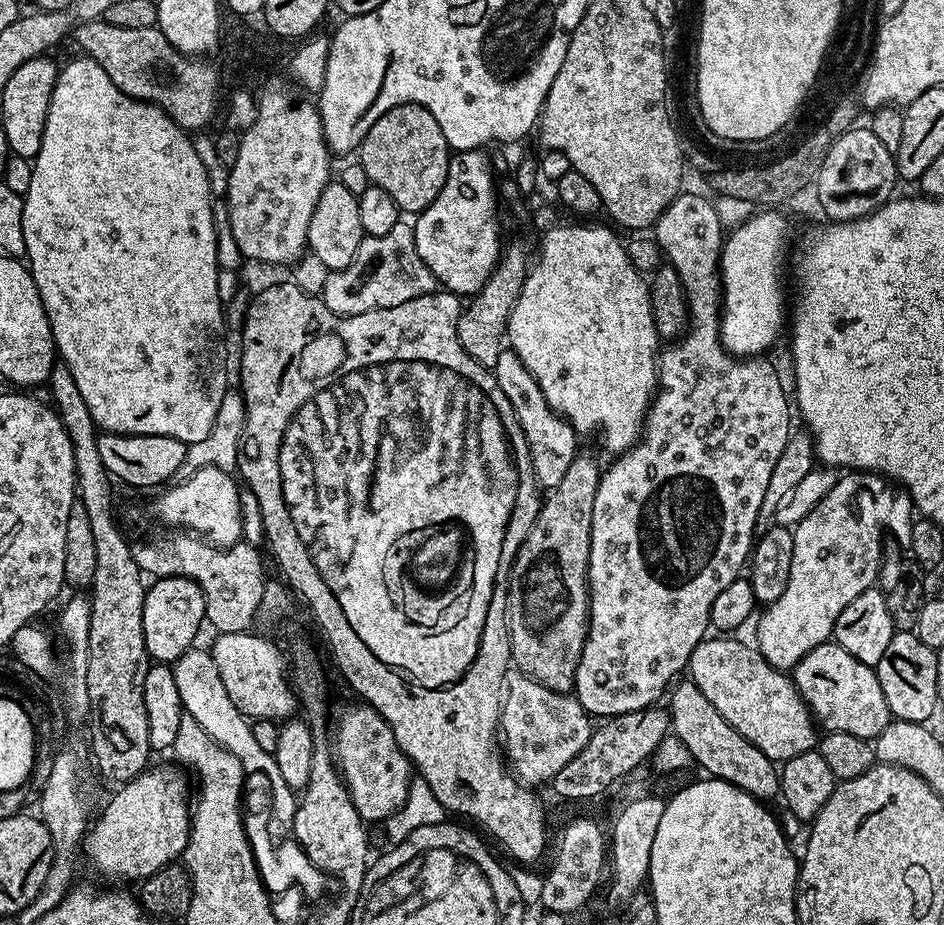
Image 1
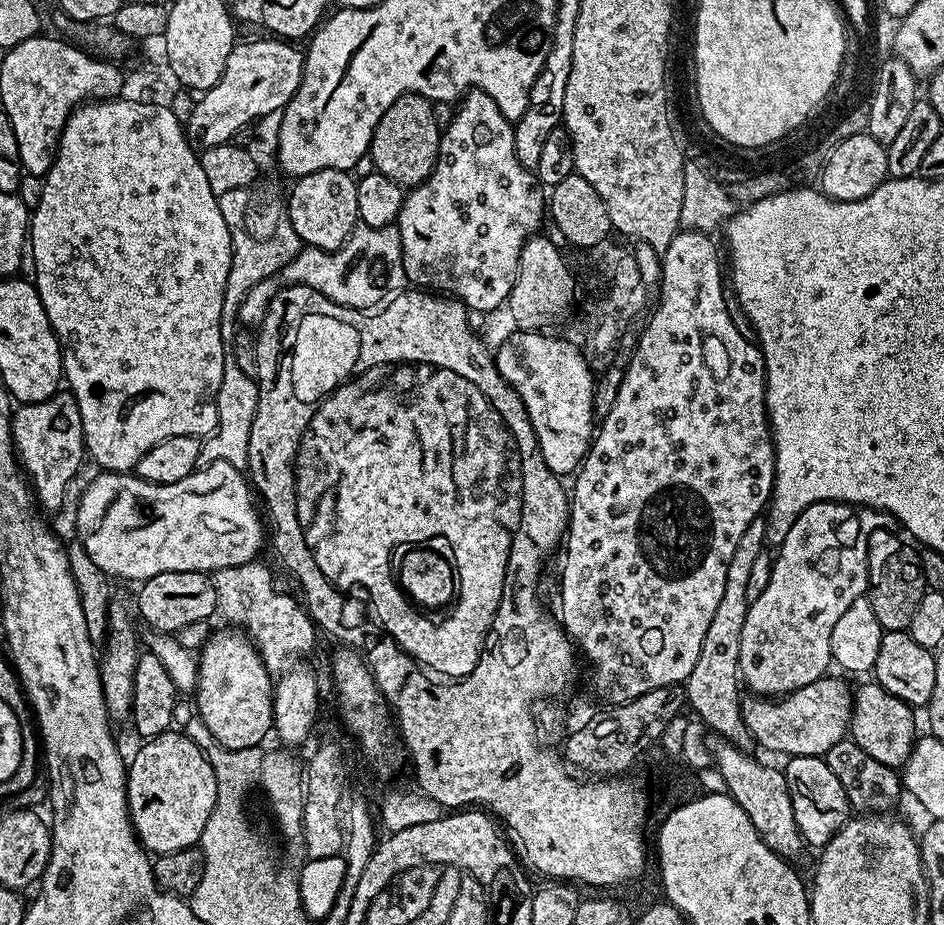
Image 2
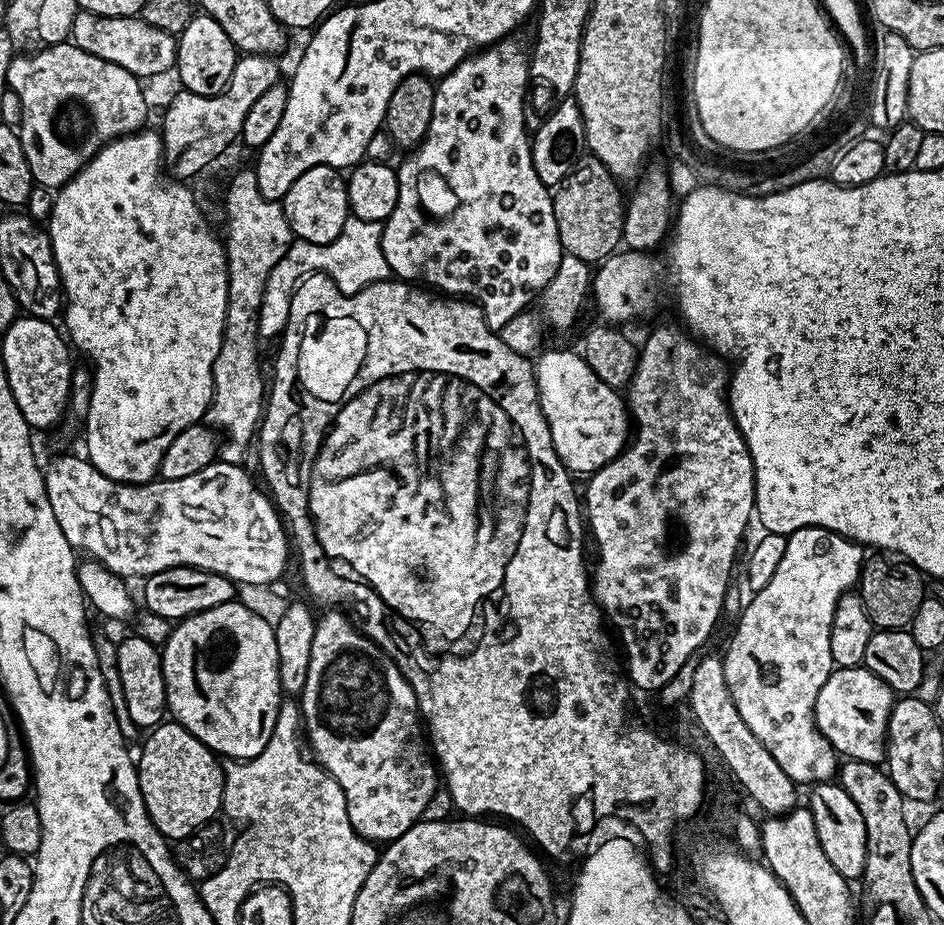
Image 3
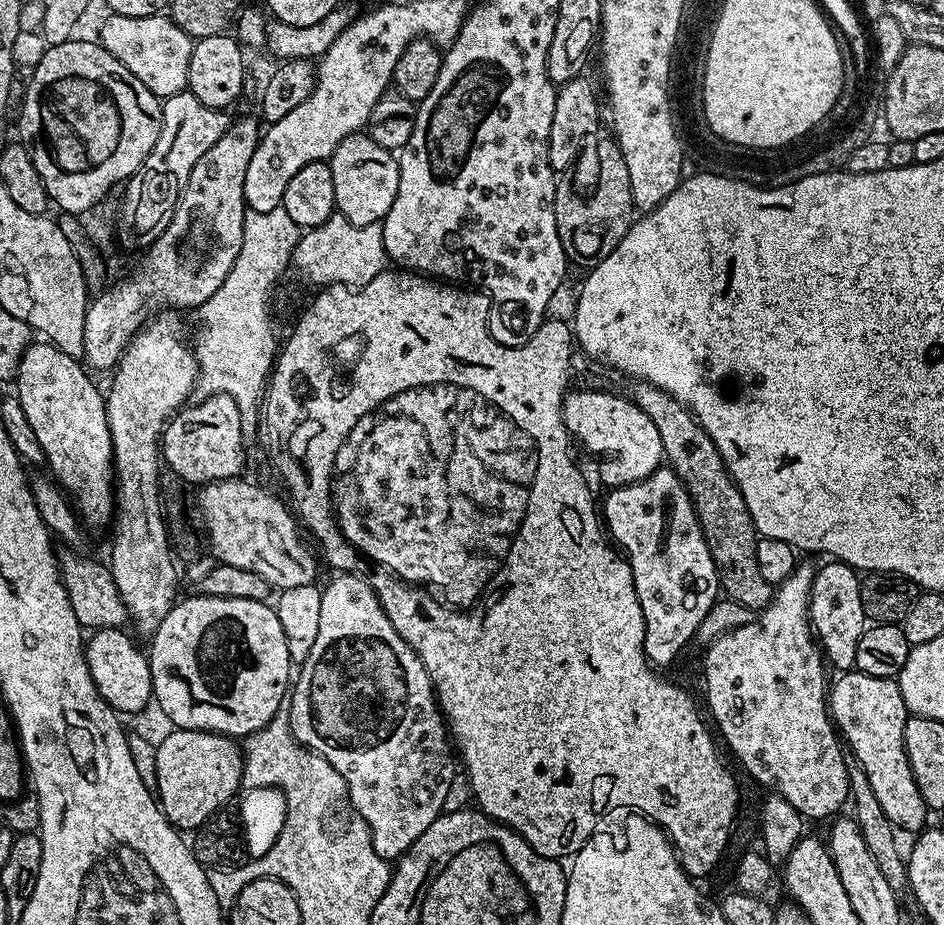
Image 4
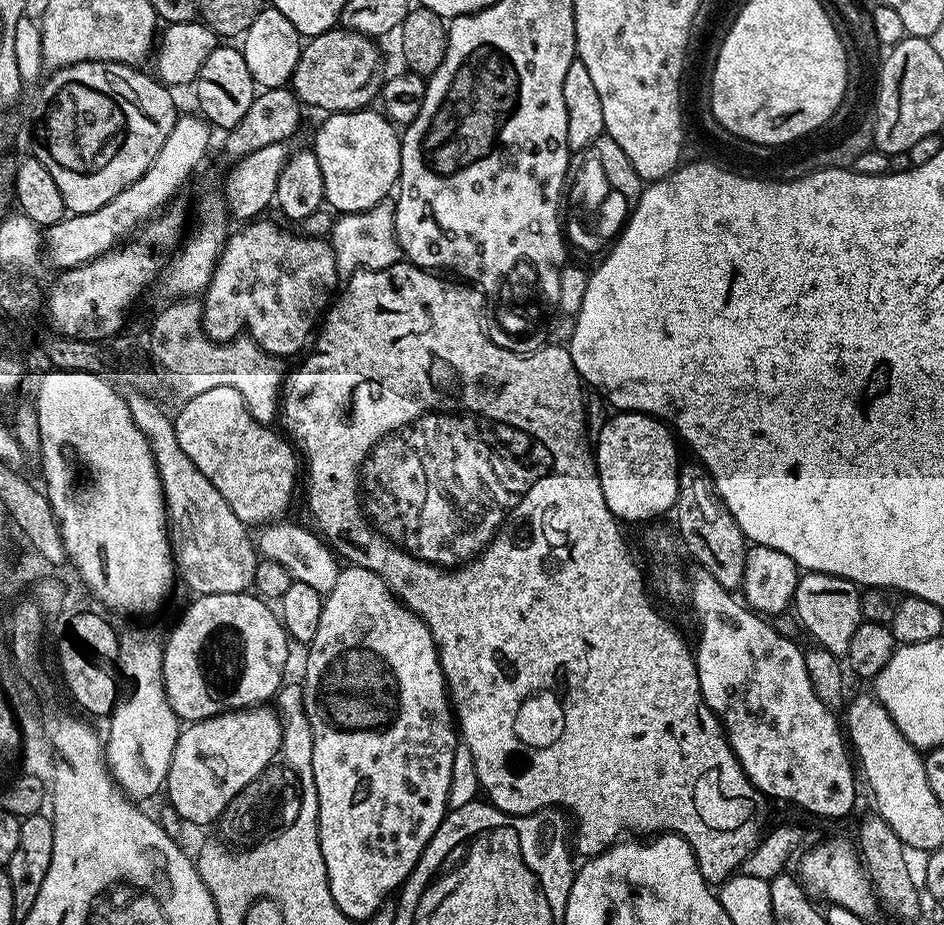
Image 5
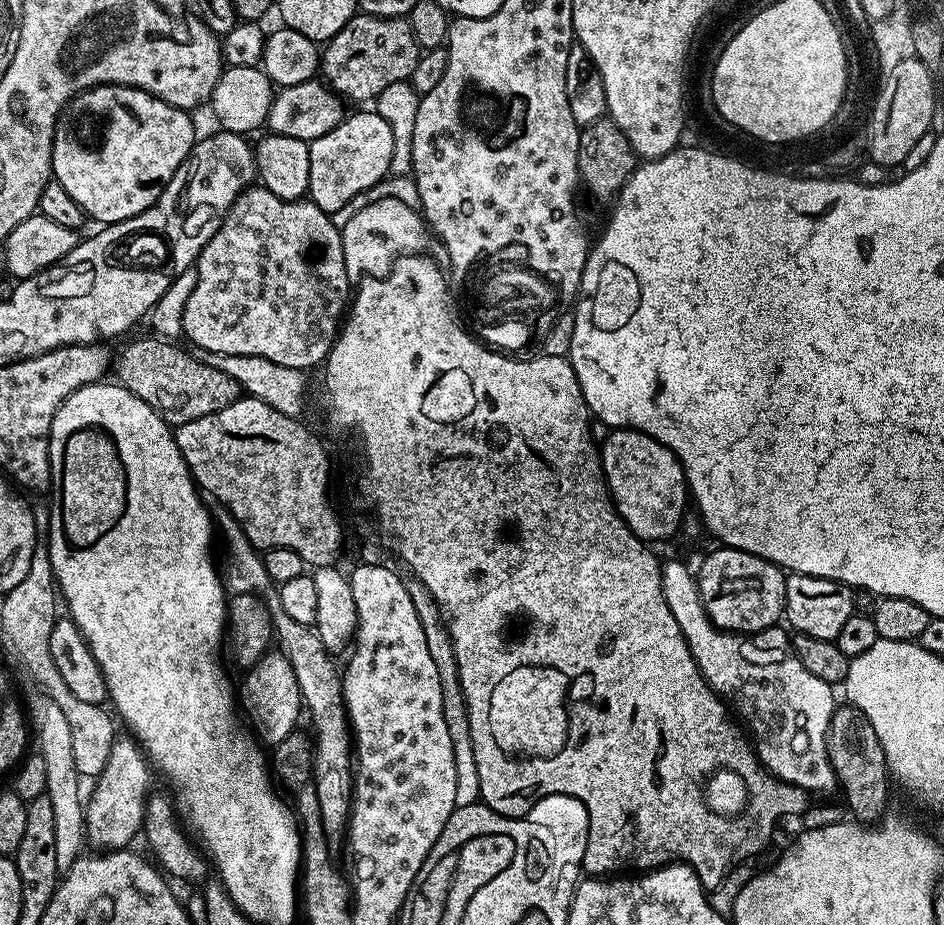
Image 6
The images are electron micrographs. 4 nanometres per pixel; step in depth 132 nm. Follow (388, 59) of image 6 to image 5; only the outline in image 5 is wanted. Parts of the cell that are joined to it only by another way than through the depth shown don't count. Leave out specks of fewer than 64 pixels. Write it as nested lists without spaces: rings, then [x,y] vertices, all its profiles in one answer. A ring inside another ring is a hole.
[[[335,28],[311,37],[300,49],[298,64],[289,80],[290,89],[298,101],[305,107],[312,106],[328,114],[334,112],[356,112],[369,107],[371,101],[379,95],[380,52],[371,37],[351,32],[348,29]]]

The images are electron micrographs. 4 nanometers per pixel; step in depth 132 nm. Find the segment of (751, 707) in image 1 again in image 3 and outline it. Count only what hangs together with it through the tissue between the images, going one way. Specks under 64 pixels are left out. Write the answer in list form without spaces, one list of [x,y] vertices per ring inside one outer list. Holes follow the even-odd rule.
[[[866,667],[858,668],[836,668],[826,678],[826,686],[818,690],[816,699],[816,725],[818,730],[830,742],[830,746],[841,757],[850,760],[861,760],[871,764],[880,764],[886,756],[886,745],[888,743],[888,719],[892,713],[894,693],[882,678],[878,678]]]

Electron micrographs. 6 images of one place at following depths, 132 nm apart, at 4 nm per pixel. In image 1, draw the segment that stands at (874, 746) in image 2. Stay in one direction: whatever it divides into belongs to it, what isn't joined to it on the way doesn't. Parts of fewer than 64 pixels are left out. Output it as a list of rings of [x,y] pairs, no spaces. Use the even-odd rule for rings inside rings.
[[[829,642],[822,646],[814,646],[814,650],[810,650],[810,654],[806,654],[796,667],[791,669],[790,675],[796,683],[800,696],[808,704],[813,720],[825,733],[854,734],[854,738],[875,741],[876,736],[882,734],[882,730],[886,730],[886,726],[894,719],[890,706],[886,702],[886,694],[882,694],[882,686],[876,677],[875,667],[858,662],[858,658],[850,655],[841,644]]]

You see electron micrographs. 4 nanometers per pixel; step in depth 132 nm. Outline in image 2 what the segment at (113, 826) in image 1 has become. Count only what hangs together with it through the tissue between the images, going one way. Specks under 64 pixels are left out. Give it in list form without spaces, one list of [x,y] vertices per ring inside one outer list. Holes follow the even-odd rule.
[[[176,731],[145,739],[126,768],[132,829],[144,851],[156,856],[197,847],[215,806],[215,772],[207,754],[183,731]]]

